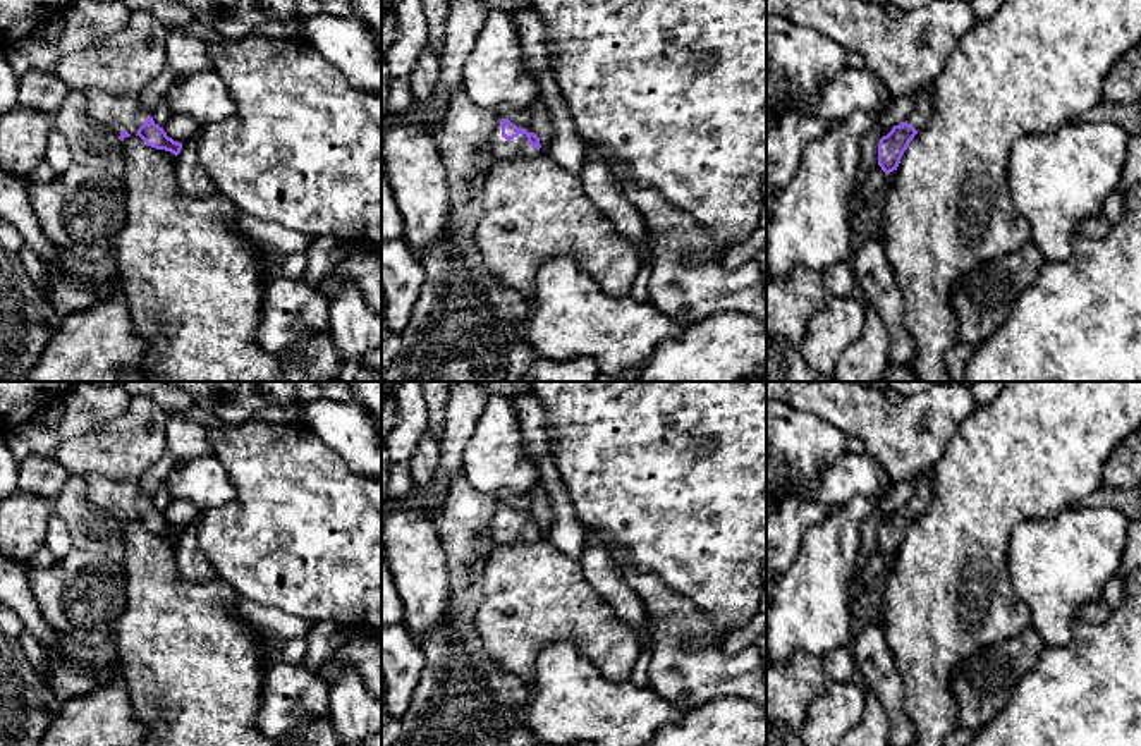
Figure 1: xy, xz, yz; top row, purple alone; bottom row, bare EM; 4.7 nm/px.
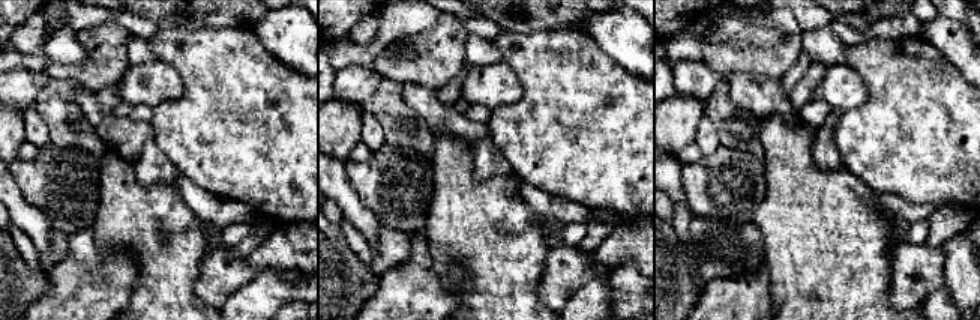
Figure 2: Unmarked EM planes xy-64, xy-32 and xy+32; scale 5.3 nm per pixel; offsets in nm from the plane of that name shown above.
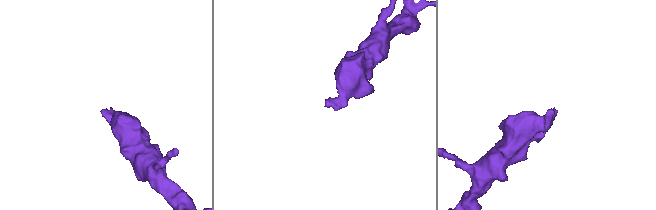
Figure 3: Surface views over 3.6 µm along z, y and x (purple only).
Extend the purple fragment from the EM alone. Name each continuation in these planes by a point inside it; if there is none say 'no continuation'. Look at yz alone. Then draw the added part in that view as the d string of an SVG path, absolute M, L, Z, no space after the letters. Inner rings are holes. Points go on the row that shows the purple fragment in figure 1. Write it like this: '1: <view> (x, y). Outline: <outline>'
1: yz (921, 112). Outline: M928 86L918 98L912 112L904 122L912 124L914 129L919 132L928 124L931 112L933 112L933 98L931 98L931 86Z

